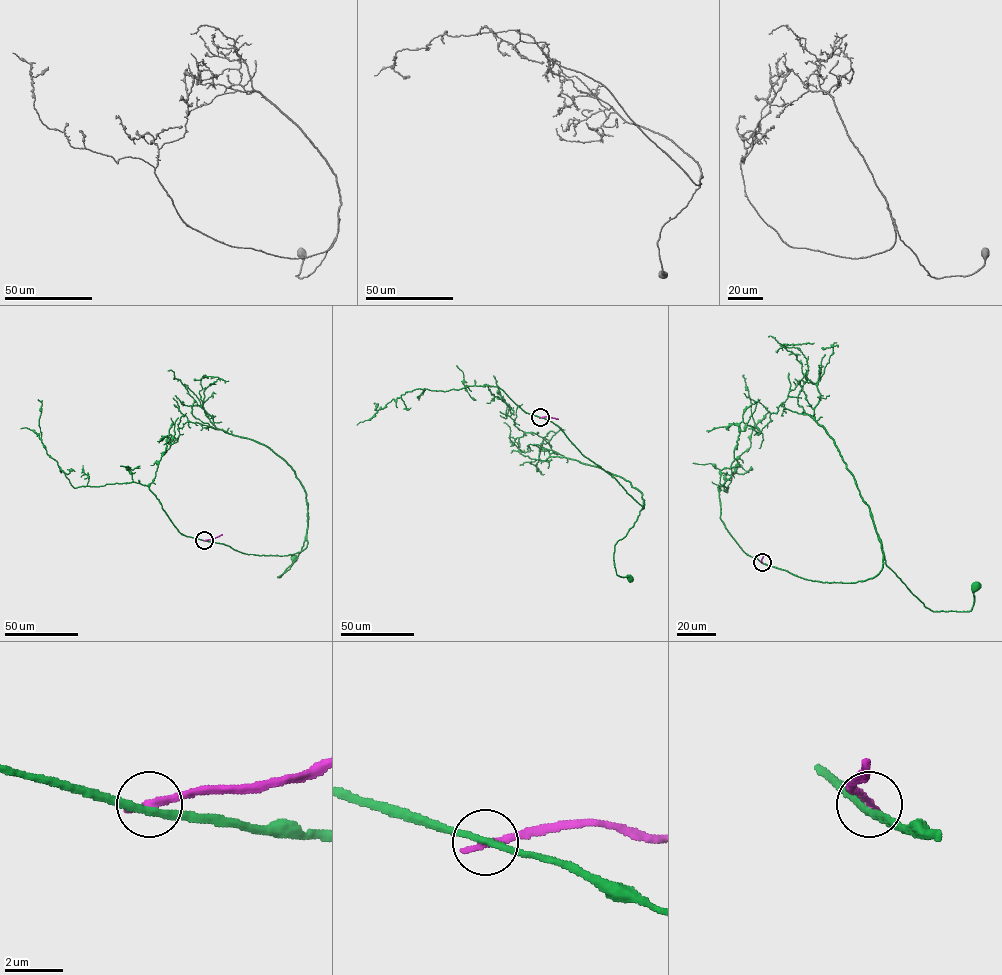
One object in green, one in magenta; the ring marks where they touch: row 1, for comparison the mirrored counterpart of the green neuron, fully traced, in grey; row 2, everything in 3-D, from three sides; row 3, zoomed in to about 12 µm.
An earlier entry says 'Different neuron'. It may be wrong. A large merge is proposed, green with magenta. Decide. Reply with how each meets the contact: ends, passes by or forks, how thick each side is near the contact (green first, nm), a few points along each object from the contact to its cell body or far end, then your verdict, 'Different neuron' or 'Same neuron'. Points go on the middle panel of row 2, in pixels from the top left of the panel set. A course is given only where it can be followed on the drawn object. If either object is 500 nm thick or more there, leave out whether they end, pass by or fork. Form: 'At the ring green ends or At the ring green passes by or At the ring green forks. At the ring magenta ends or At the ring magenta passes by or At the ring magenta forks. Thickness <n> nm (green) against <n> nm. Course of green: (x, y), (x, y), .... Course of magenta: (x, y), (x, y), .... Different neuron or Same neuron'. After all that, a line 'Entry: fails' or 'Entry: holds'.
At the ring green passes by. At the ring magenta ends. Thickness 240 nm (green) against 280 nm. Course of green: (540, 417), (557, 426), (582, 454), (612, 475), (643, 508), (626, 535), (615, 545), (616, 574), (630, 578). Course of magenta: (540, 417), (558, 419). Different neuron
Entry: holds

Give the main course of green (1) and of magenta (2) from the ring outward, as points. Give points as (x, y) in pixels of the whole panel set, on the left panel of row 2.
1: (204, 540), (221, 543), (248, 554), (286, 556), (306, 547), (306, 535), (297, 558), (277, 577), (294, 558)
2: (204, 540), (222, 534)

